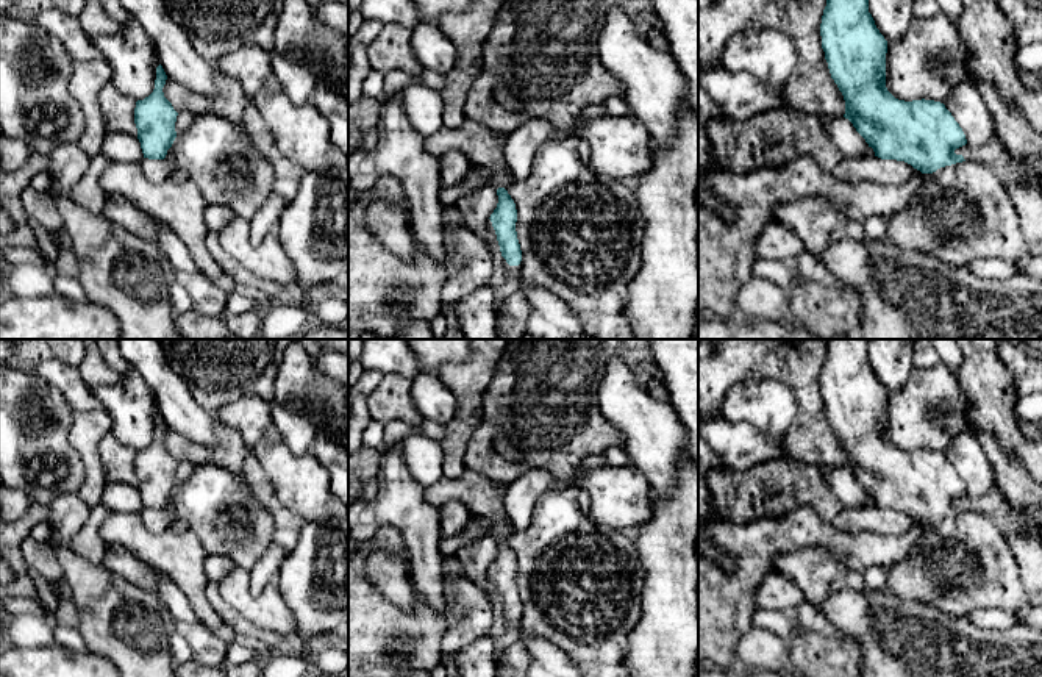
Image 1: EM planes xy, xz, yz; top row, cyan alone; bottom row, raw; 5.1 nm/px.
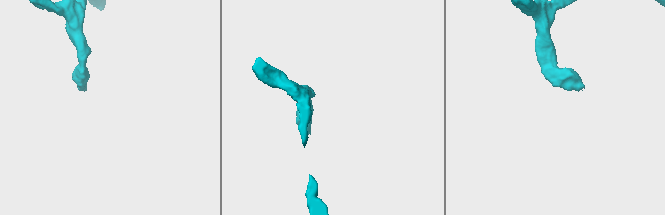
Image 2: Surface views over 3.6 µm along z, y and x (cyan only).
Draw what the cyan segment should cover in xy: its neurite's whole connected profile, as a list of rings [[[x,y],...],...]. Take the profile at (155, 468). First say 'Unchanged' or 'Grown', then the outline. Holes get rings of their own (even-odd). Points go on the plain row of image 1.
Unchanged. [[[159,414],[156,417],[153,442],[144,450],[137,450],[134,458],[137,489],[141,493],[144,508],[148,510],[164,510],[167,500],[172,497],[177,488],[175,472],[178,463],[164,447],[162,438],[166,430],[167,425]]]

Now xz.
Grown. [[[505,538],[497,539],[498,553],[487,569],[487,582],[498,591],[498,605],[506,625],[519,625],[522,616],[522,600],[517,589],[516,553]]]

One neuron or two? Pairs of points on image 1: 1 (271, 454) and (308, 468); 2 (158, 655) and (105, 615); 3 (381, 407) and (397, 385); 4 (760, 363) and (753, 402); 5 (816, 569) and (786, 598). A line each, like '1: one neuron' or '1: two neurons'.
1: one neuron
2: one neuron
3: one neuron
4: two neurons
5: two neurons

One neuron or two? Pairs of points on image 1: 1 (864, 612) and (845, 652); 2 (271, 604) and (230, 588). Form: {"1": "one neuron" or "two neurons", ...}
{"1": "two neurons", "2": "one neuron"}

